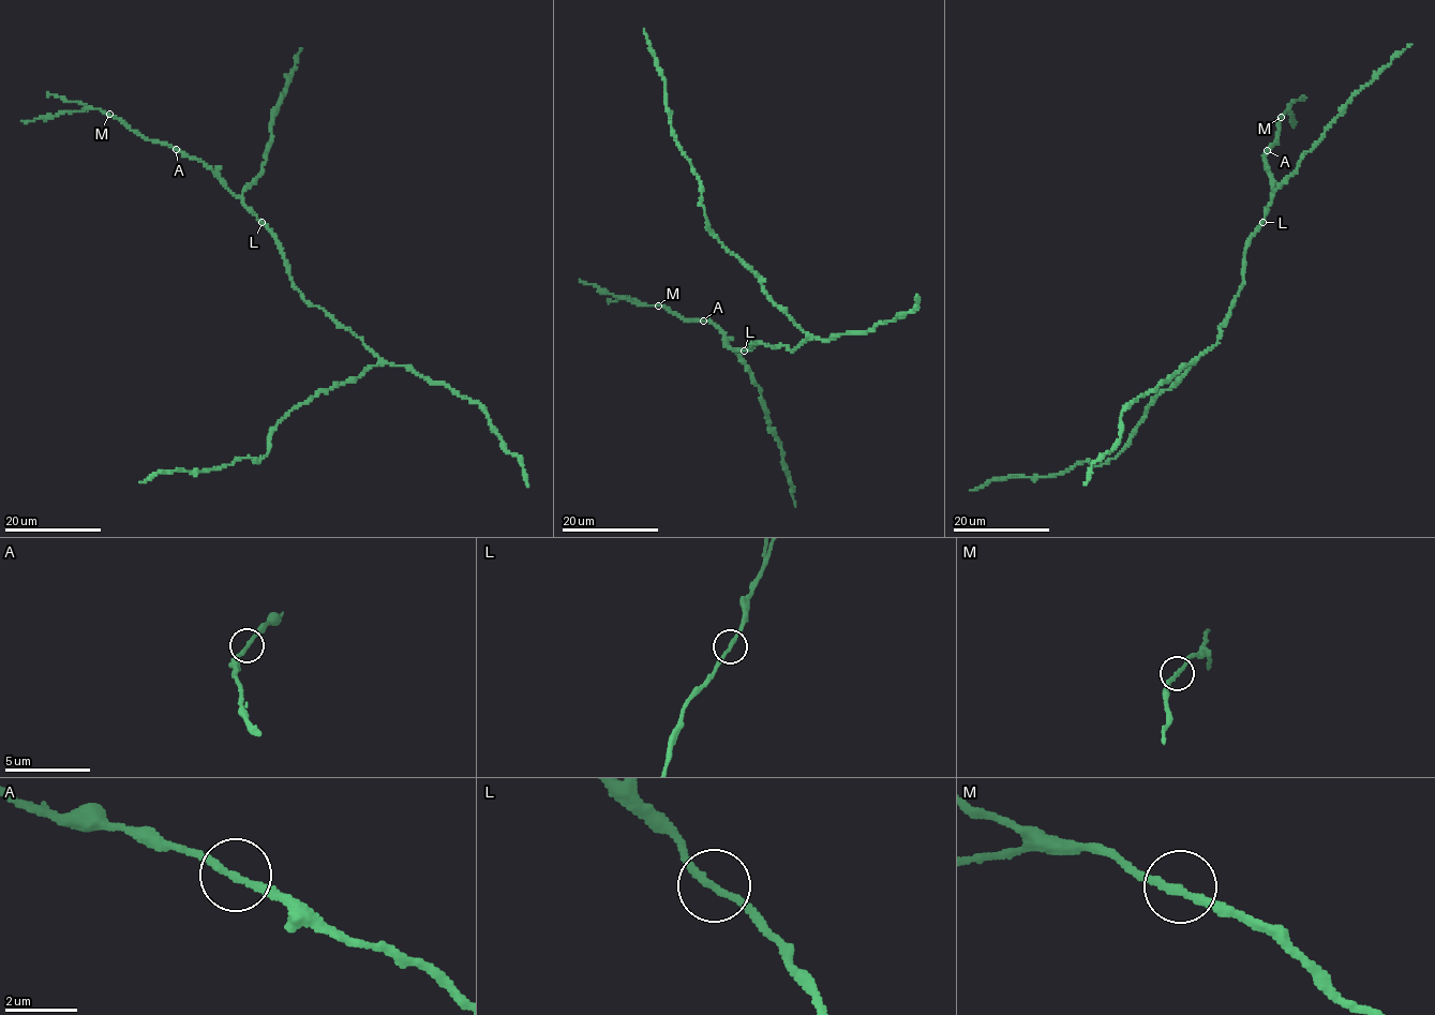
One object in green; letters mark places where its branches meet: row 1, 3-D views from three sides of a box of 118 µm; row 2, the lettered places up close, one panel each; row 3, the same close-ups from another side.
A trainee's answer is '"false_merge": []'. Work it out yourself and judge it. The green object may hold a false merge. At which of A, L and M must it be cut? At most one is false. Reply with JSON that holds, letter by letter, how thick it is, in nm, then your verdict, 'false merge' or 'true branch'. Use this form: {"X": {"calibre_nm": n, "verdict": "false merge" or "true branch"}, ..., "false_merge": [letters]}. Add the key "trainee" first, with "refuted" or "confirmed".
{"trainee": "confirmed", "A": {"calibre_nm": 180, "verdict": "true branch"}, "L": {"calibre_nm": 180, "verdict": "true branch"}, "M": {"calibre_nm": 180, "verdict": "true branch"}, "false_merge": []}

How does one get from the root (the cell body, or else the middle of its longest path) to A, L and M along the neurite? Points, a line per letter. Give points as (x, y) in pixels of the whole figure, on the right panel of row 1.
A: (1220, 328), (1243, 282), (1244, 248), (1258, 229), (1272, 198), (1272, 180), (1265, 159), (1267, 150)
L: (1220, 328), (1243, 282), (1244, 248), (1261, 222)
M: (1220, 328), (1243, 282), (1244, 248), (1258, 229), (1272, 198), (1272, 180), (1265, 158), (1275, 145), (1281, 117)

